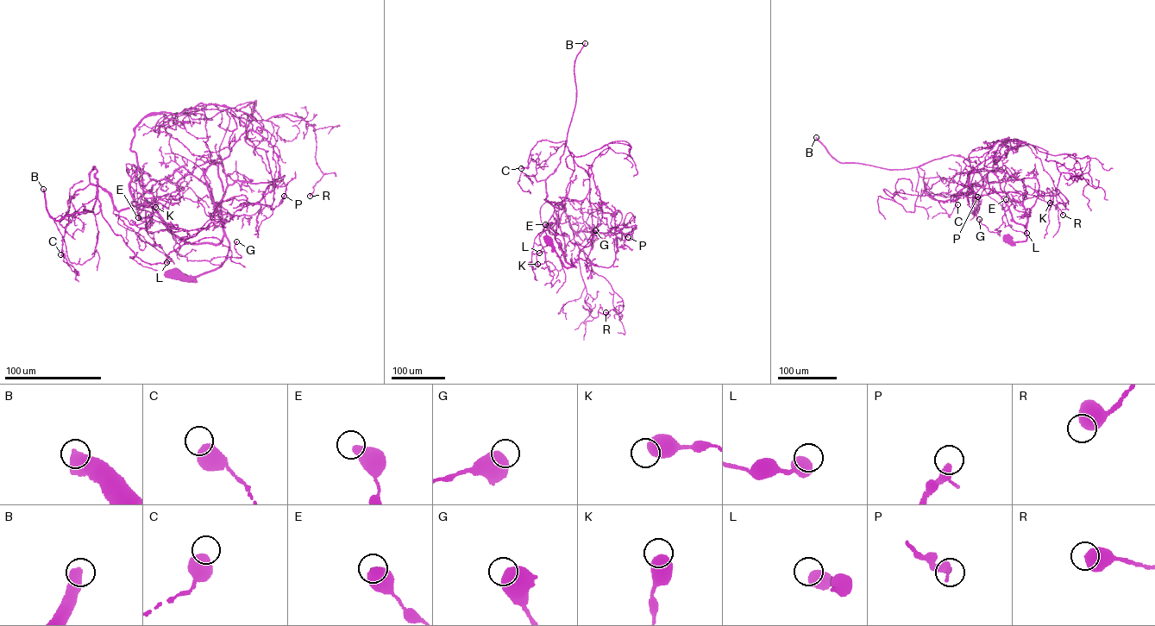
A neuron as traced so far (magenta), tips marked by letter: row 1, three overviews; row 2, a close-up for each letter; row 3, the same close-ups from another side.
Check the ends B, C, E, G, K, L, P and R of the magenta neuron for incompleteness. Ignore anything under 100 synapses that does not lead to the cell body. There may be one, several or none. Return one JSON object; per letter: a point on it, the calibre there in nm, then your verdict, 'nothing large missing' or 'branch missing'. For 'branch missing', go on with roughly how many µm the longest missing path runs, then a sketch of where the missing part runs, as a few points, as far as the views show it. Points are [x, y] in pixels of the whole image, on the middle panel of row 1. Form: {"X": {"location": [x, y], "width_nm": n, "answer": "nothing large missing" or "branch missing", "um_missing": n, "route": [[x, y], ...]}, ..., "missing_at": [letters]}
{"B": {"location": [585, 43], "width_nm": 650, "answer": "branch missing", "um_missing": 350}, "C": {"location": [521, 168], "width_nm": 650, "answer": "nothing large missing"}, "E": {"location": [545, 224], "width_nm": 500, "answer": "nothing large missing"}, "G": {"location": [595, 230], "width_nm": 700, "answer": "nothing large missing"}, "K": {"location": [537, 264], "width_nm": 650, "answer": "nothing large missing"}, "L": {"location": [539, 253], "width_nm": 650, "answer": "nothing large missing"}, "P": {"location": [628, 237], "width_nm": 300, "answer": "nothing large missing"}, "R": {"location": [605, 312], "width_nm": 700, "answer": "nothing large missing"}, "missing_at": ["B"]}

